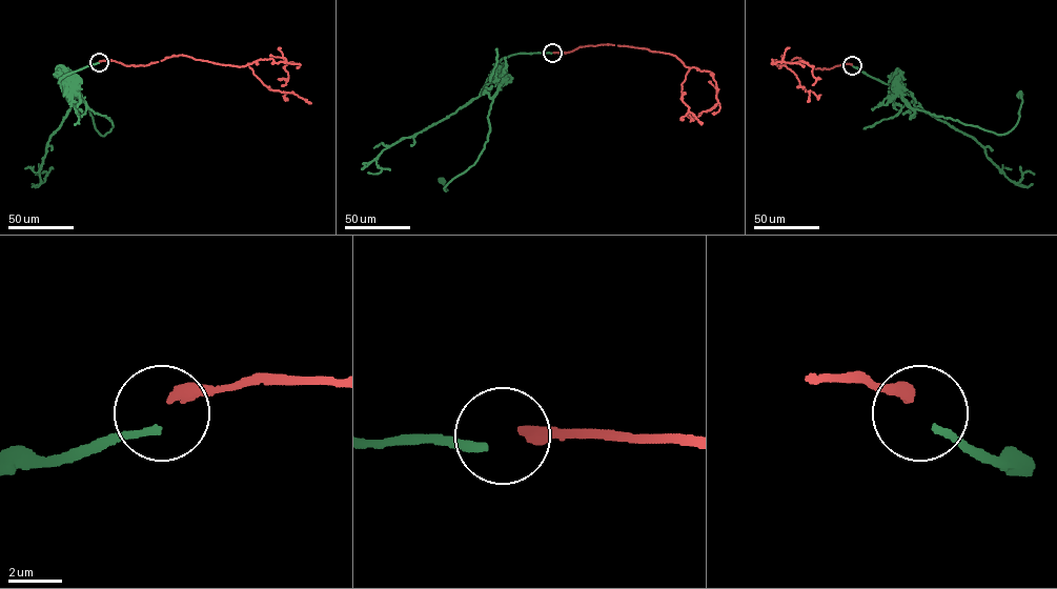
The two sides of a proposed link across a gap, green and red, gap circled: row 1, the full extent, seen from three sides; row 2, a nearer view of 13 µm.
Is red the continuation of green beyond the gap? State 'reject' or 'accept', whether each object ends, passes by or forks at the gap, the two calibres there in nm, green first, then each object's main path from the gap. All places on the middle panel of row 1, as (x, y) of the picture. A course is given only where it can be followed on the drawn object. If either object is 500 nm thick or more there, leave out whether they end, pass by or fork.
reject; green ends there; red ends there; 280 nm thick on the green side, 440 nm on the other; green runs (551, 53), (519, 53), (496, 63), (483, 87), (493, 98), (488, 141), (446, 190), (442, 180); red runs (553, 53), (589, 45), (625, 45), (668, 53), (685, 66), (709, 70), (717, 102), (693, 119), (687, 115)

